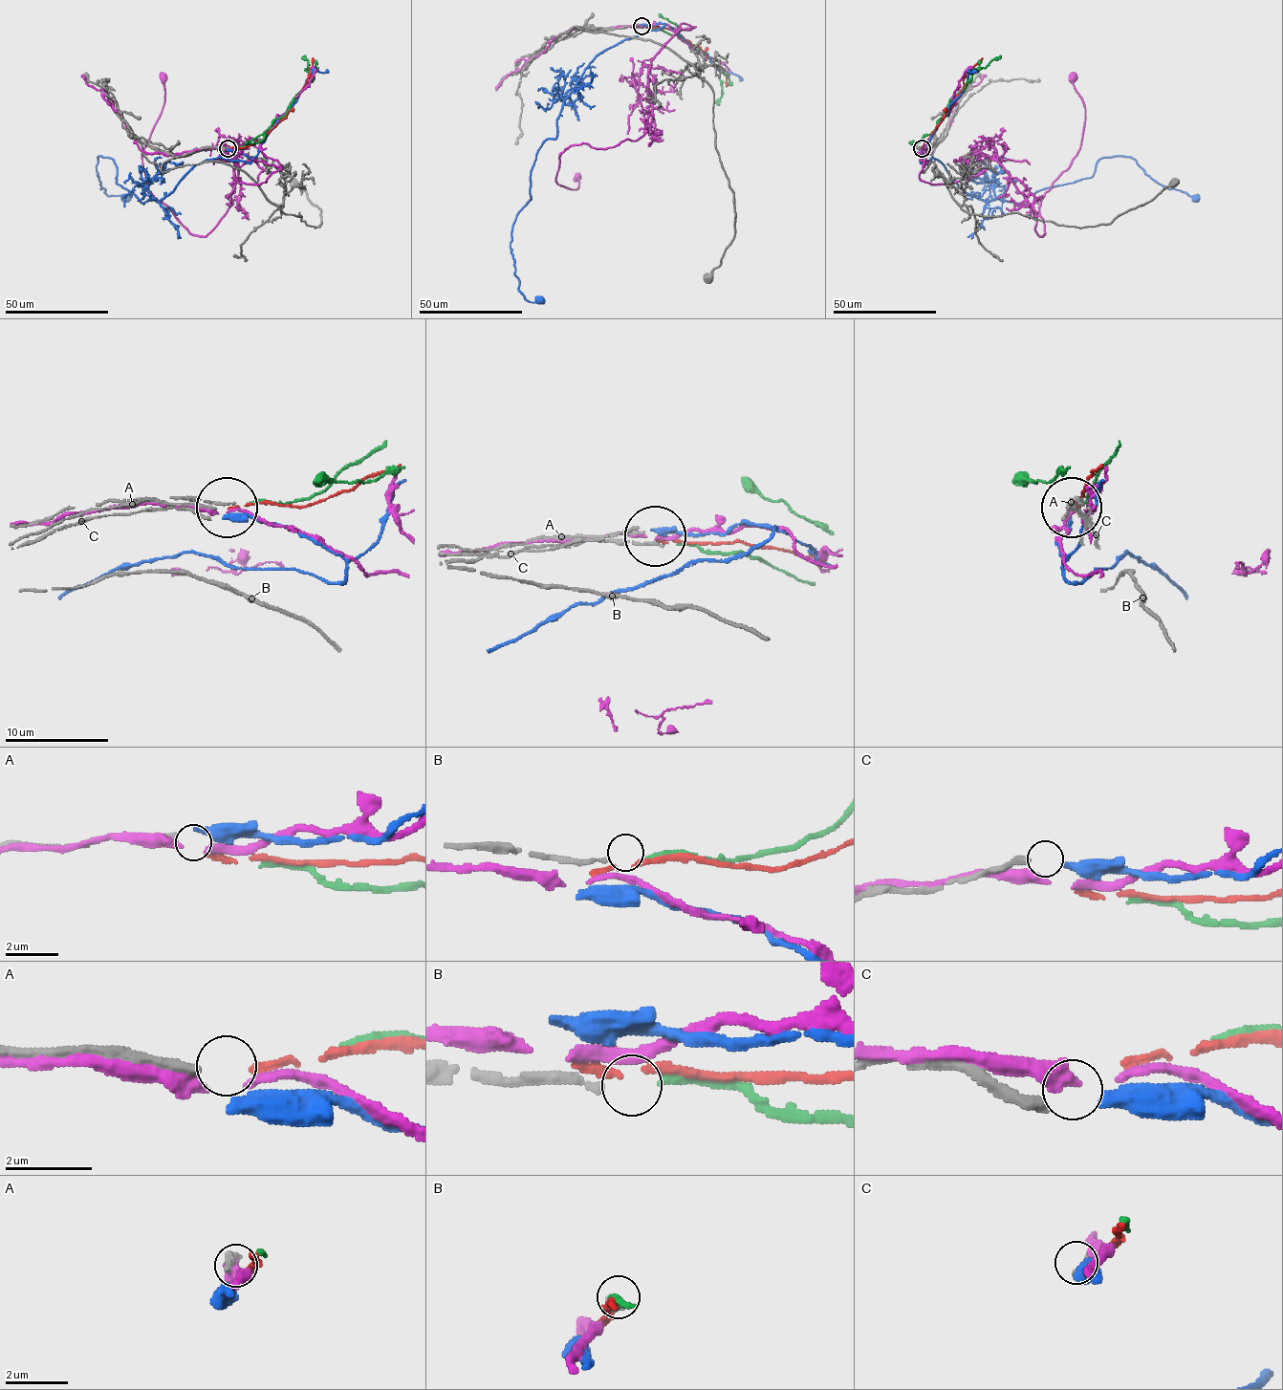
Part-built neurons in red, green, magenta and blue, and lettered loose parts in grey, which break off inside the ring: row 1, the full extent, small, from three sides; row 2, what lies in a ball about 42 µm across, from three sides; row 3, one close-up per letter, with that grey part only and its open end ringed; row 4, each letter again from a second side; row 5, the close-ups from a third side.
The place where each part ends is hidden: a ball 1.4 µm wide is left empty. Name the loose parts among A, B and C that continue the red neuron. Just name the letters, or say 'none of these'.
none of these

